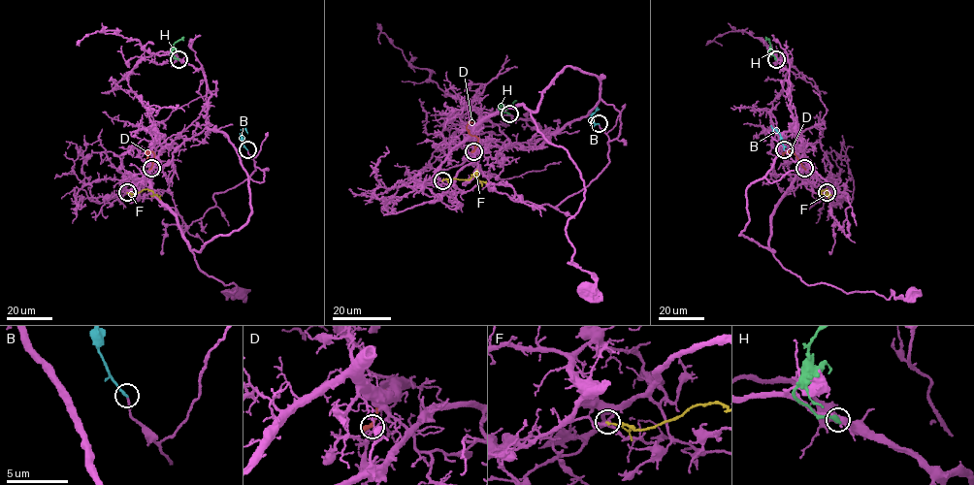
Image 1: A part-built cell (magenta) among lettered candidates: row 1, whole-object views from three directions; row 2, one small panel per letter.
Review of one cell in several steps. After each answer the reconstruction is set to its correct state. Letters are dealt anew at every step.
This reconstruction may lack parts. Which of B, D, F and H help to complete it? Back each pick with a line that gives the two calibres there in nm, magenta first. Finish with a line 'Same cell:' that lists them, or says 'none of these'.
B: 170/200 nm
Same cell: B

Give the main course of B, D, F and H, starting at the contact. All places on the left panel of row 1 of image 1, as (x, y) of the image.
B: (247, 149), (241, 135), (246, 125)
D: (150, 168), (152, 151), (146, 152), (146, 159)
F: (127, 192), (136, 193), (146, 189), (160, 199)
H: (178, 59), (170, 53), (173, 45), (183, 37)

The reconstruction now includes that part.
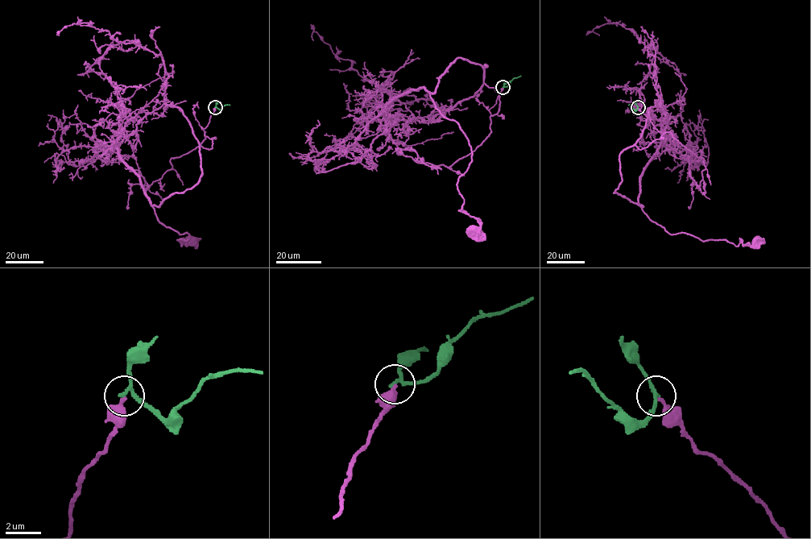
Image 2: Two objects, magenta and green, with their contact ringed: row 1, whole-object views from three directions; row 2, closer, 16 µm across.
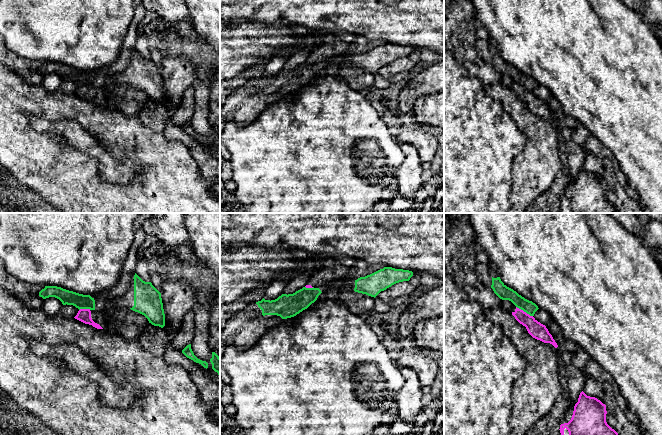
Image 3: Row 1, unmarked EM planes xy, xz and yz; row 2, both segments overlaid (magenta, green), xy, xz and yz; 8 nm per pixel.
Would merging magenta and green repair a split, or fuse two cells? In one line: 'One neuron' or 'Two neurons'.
Two neurons

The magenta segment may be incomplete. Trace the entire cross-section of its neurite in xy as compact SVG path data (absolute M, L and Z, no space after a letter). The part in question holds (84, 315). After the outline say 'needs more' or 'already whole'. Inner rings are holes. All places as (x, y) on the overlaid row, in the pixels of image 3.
M80 309L74 318L97 329L107 328L107 316L103 311Z; needs more

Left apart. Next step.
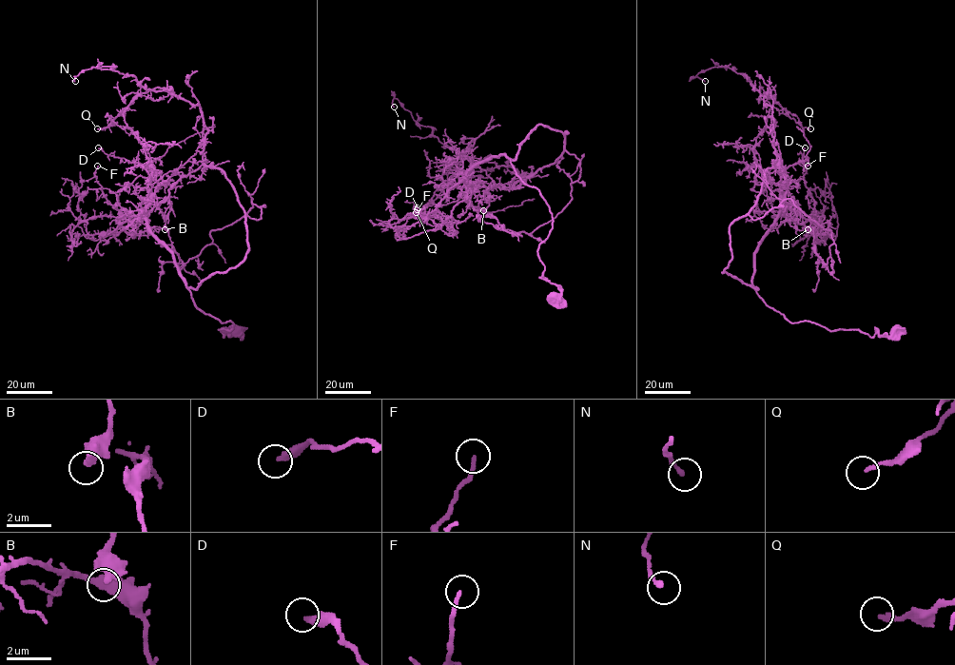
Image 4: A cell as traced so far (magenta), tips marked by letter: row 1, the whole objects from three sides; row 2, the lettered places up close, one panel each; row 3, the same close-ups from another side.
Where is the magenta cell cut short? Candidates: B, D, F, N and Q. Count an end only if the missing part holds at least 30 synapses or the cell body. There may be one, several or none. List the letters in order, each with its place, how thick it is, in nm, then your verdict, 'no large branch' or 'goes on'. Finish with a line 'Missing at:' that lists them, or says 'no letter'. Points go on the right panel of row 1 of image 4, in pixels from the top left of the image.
B: place (808, 229); calibre 550 nm; no large branch
D: place (805, 147); calibre 360 nm; no large branch
F: place (808, 166); calibre 160 nm; no large branch
N: place (705, 81); calibre 200 nm; no large branch
Q: place (810, 128); calibre 200 nm; no large branch
Missing at: no letter

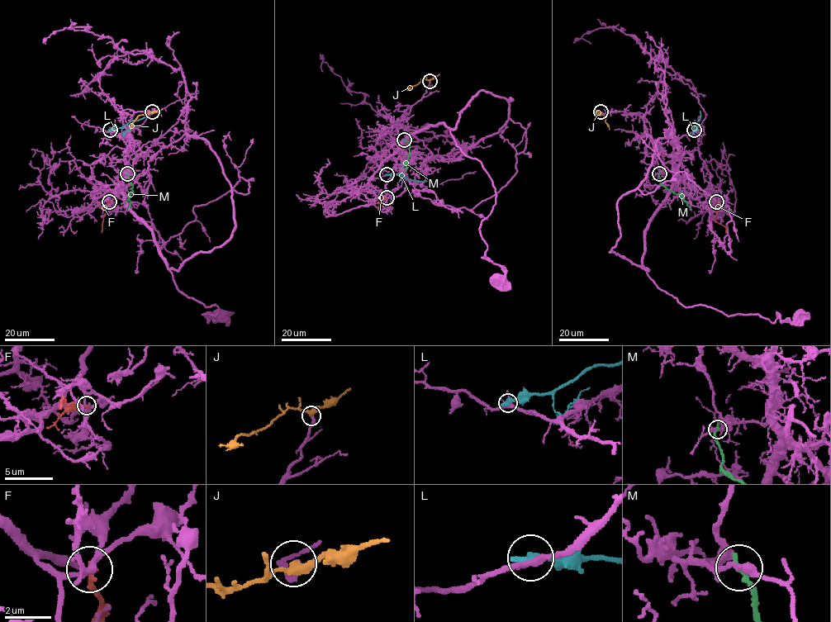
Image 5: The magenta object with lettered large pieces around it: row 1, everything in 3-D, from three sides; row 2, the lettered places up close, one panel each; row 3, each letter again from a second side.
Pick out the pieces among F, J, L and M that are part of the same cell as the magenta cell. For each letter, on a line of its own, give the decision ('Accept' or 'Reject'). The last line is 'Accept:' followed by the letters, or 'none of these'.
F: Reject
J: Accept
L: Reject
M: Reject
Accept: J

